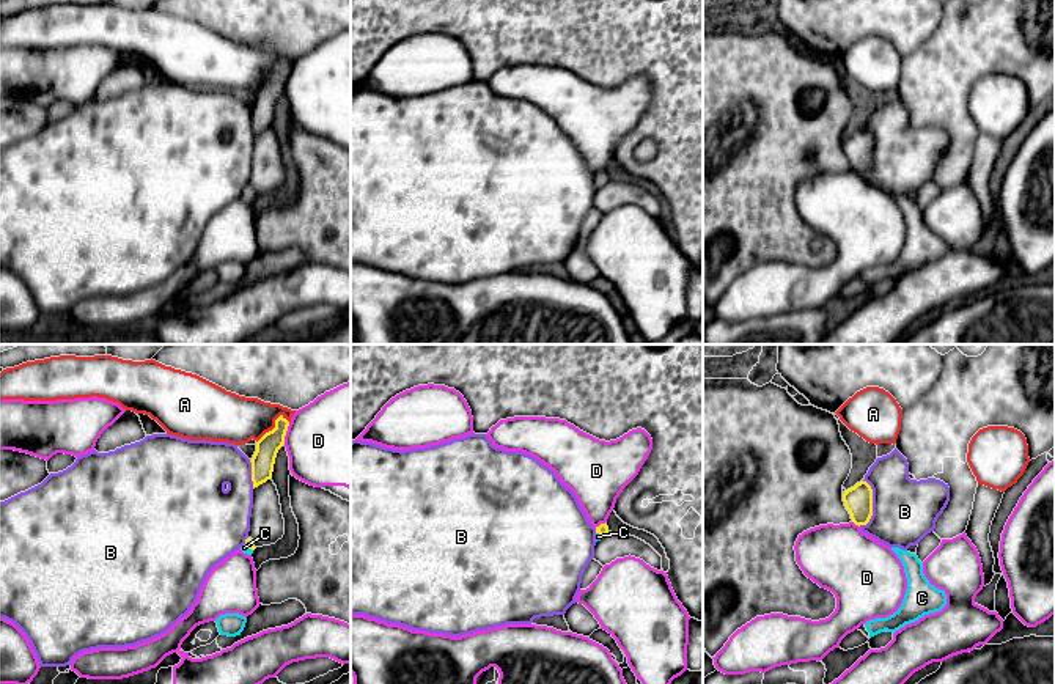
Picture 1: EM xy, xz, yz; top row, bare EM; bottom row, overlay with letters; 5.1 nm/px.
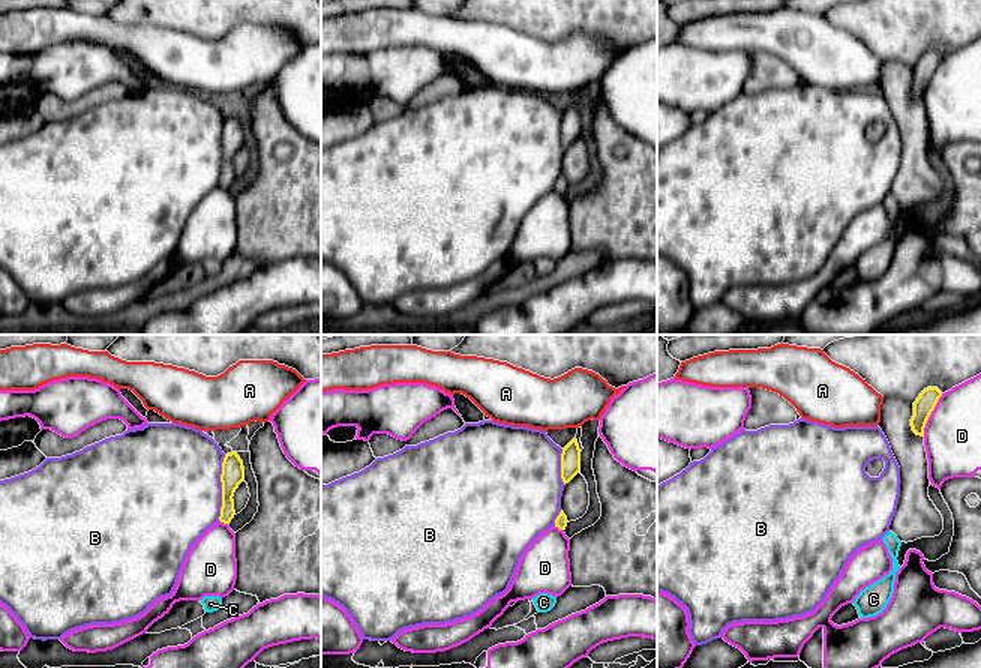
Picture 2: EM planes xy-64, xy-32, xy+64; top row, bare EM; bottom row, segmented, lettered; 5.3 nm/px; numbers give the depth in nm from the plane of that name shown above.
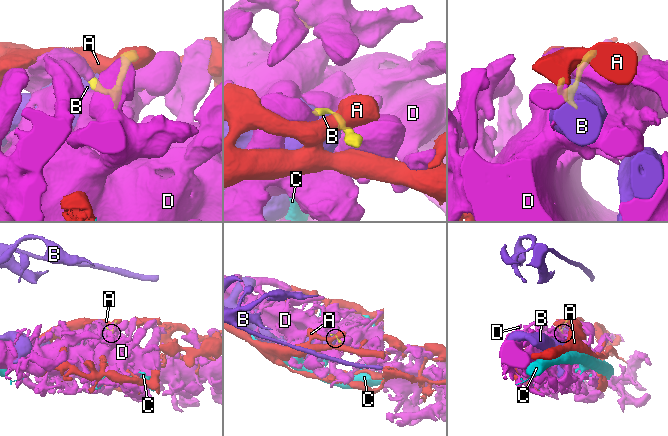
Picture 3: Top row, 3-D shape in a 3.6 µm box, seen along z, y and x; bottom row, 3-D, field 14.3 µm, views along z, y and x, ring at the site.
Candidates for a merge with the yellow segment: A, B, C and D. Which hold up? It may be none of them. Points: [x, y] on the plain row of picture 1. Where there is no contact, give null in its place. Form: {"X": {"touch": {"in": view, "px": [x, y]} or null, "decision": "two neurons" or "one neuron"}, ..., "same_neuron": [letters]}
{"A": {"touch": {"in": "xy", "px": [275, 73]}, "decision": "two neurons"}, "B": {"touch": {"in": "yz", "px": [871, 153]}, "decision": "two neurons"}, "C": {"touch": {"in": "xy", "px": [249, 195]}, "decision": "one neuron"}, "D": {"touch": {"in": "xy", "px": [285, 80]}, "decision": "two neurons"}, "same_neuron": ["C"]}

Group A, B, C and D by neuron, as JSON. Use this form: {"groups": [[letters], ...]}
{"groups": [["A"], ["B"], ["C"], ["D"]]}

